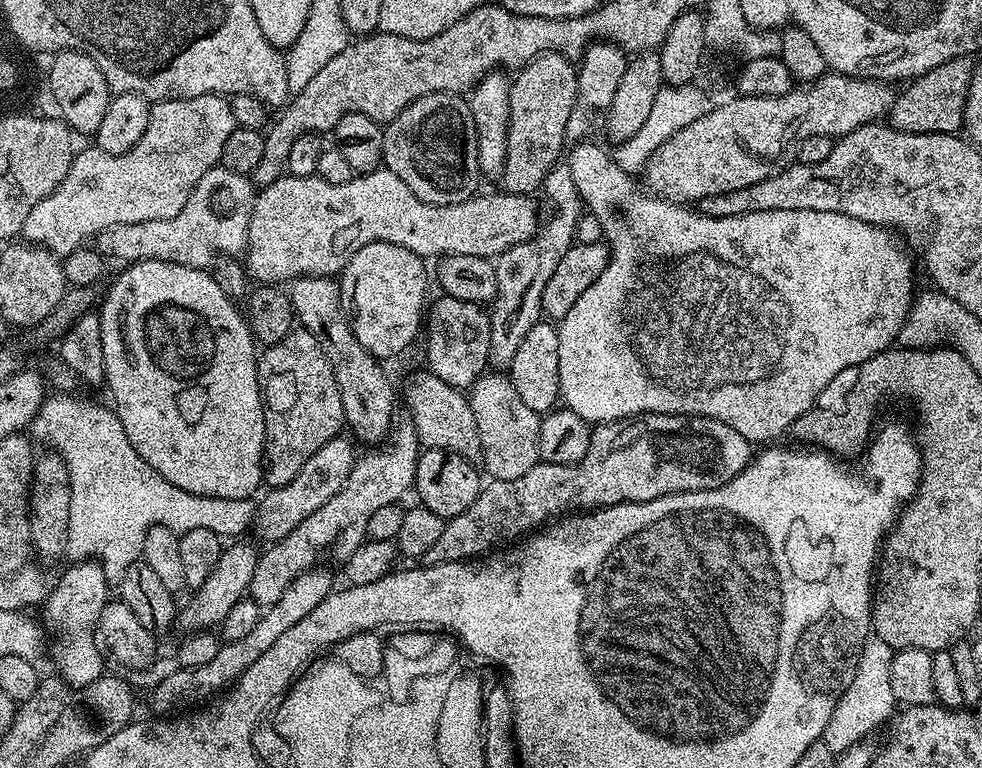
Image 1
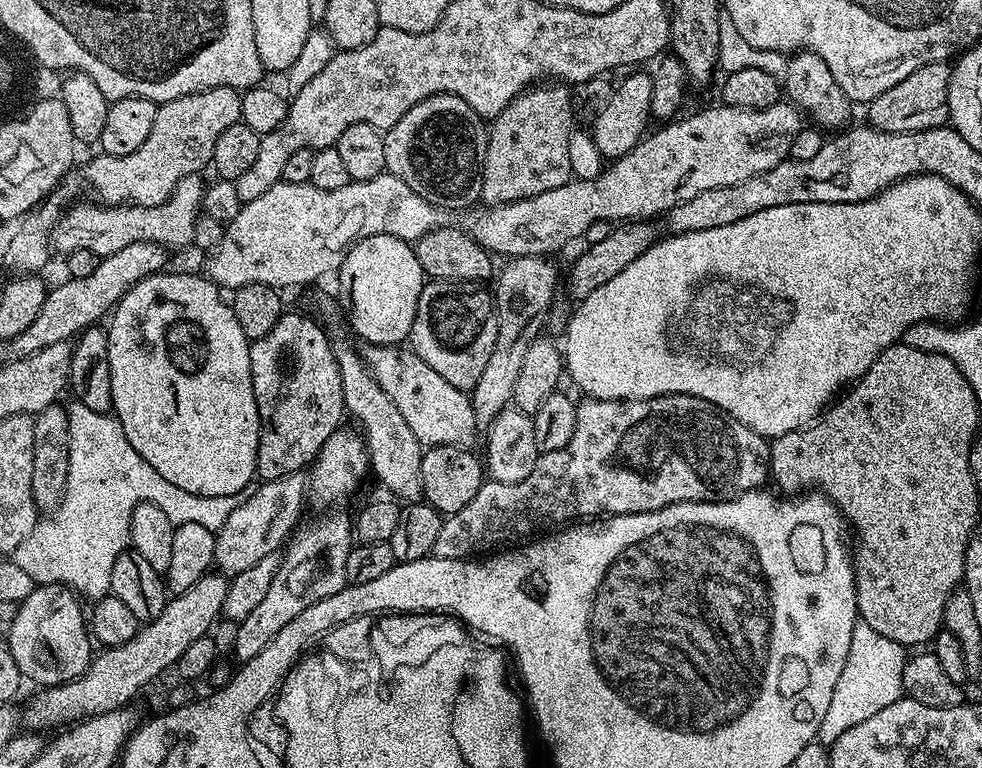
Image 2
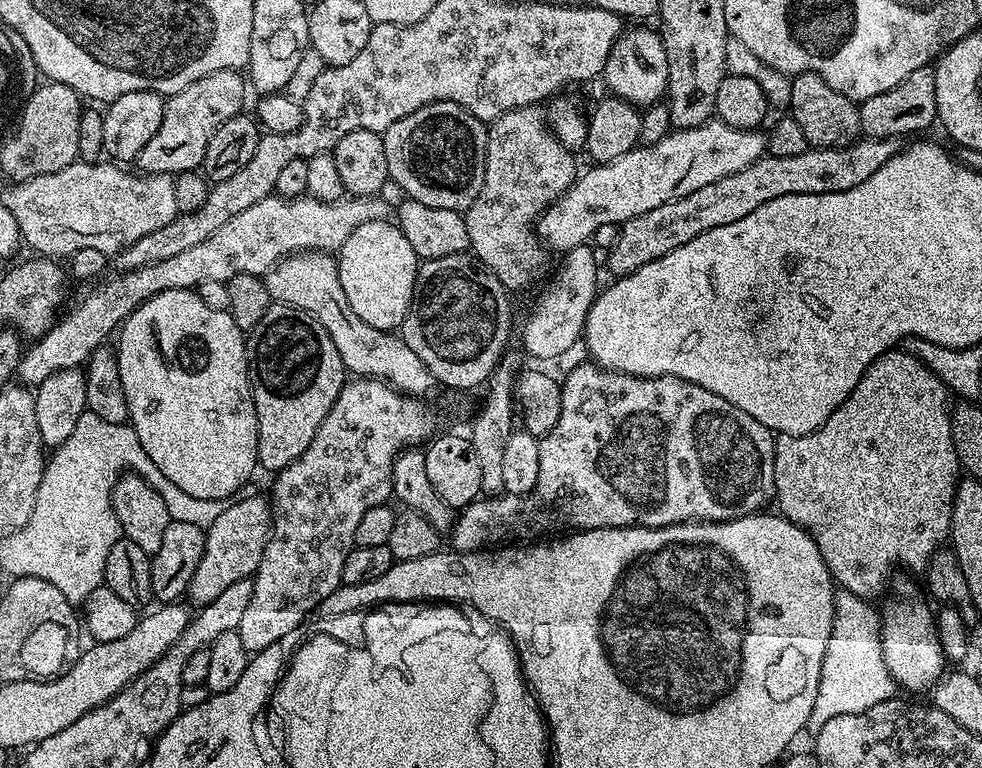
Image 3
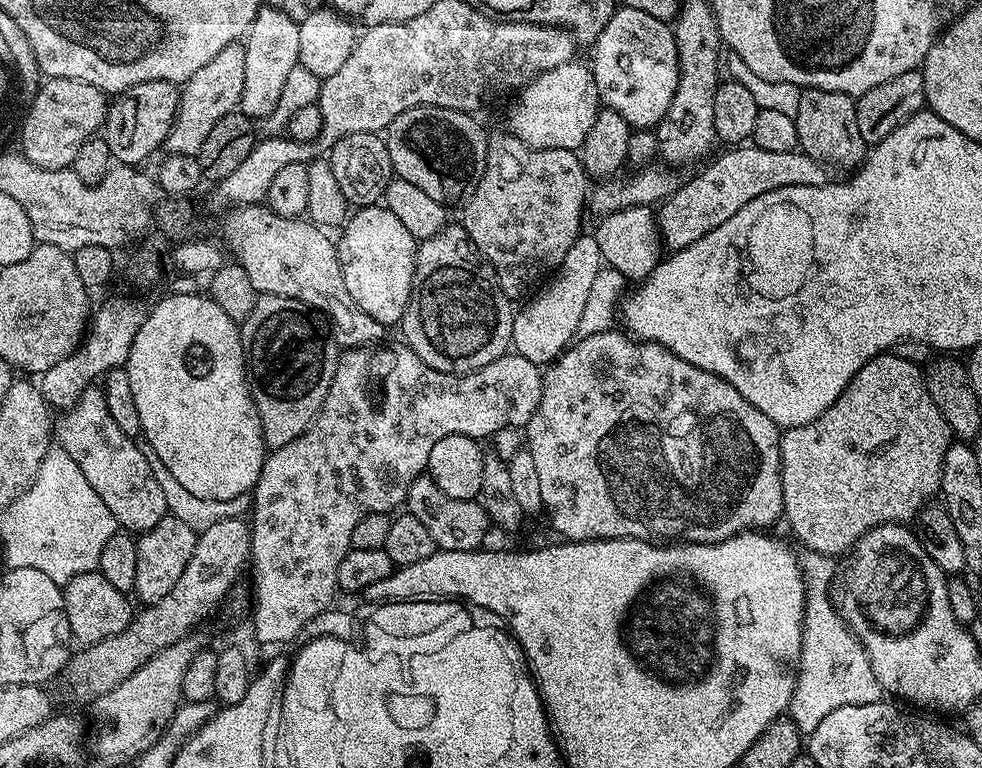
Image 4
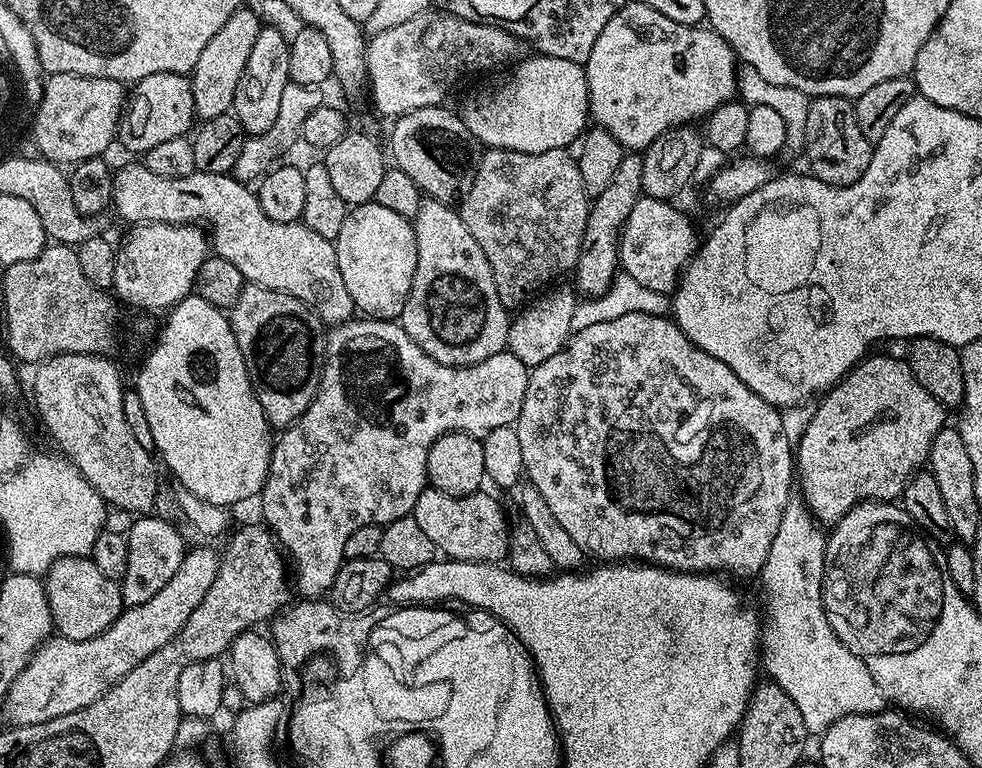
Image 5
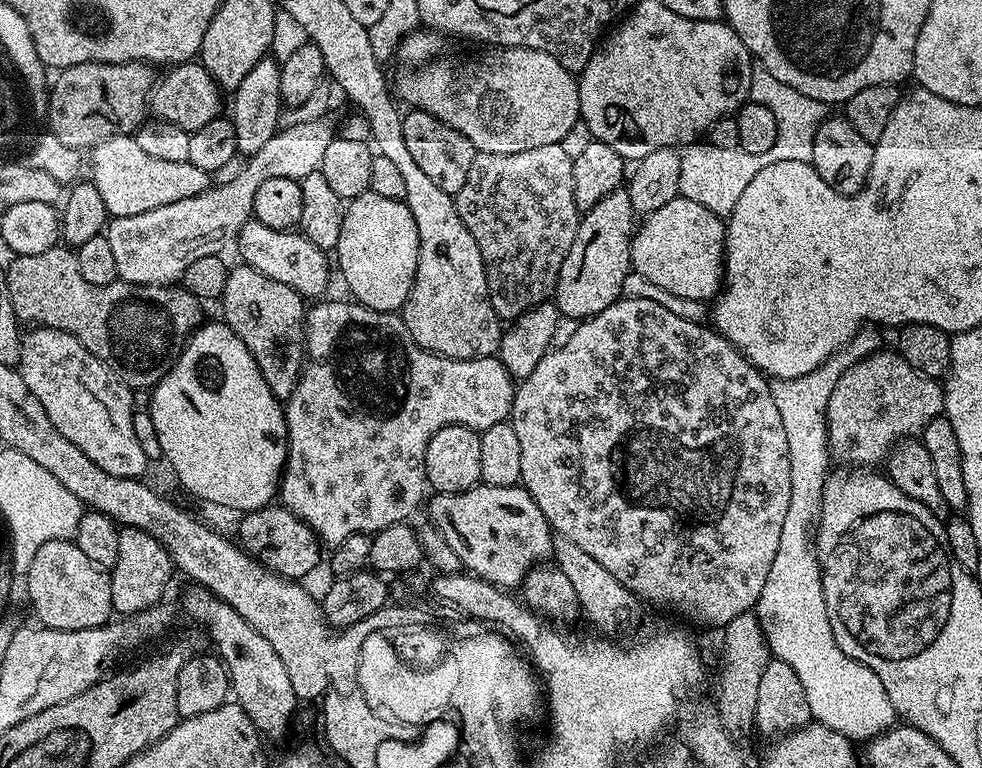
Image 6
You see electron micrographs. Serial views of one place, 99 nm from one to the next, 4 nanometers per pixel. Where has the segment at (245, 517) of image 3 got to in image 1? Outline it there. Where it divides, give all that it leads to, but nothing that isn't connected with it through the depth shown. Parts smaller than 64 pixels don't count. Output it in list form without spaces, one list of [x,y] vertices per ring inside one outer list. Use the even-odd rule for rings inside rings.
[[[341,434],[326,442],[326,446],[322,446],[322,450],[315,452],[306,462],[306,466],[298,470],[294,482],[265,491],[264,501],[261,499],[256,505],[254,521],[254,532],[264,542],[286,538],[286,534],[290,534],[290,530],[294,530],[298,522],[306,522],[306,518],[310,518],[314,510],[322,510],[322,506],[326,506],[326,502],[330,502],[330,498],[334,498],[338,490],[342,490],[346,478],[350,478],[350,470],[358,455],[357,449],[352,449],[353,441],[348,441],[346,436]]]

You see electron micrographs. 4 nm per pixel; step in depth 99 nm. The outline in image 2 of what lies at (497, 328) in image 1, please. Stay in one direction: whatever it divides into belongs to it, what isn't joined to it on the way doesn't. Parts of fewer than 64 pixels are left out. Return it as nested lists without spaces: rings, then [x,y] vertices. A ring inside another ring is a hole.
[[[513,256],[495,277],[494,303],[498,318],[498,338],[494,338],[494,351],[490,358],[486,358],[482,378],[478,378],[478,382],[470,389],[477,425],[492,424],[501,410],[513,403],[514,386],[521,373],[527,348],[541,335],[544,315],[552,304],[552,291],[556,288],[556,268],[552,262],[543,256]]]

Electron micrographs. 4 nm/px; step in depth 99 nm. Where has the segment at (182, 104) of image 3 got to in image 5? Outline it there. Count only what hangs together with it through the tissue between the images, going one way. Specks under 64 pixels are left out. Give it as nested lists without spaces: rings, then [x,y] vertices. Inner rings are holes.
[[[251,7],[239,8],[230,18],[226,18],[226,26],[206,42],[206,50],[202,50],[198,62],[193,66],[190,79],[194,94],[194,110],[201,121],[219,116],[227,116],[232,112],[234,90],[238,90],[238,78],[242,78],[242,70],[246,70],[246,62],[250,58],[250,50],[254,47],[254,38],[258,38],[262,20]]]

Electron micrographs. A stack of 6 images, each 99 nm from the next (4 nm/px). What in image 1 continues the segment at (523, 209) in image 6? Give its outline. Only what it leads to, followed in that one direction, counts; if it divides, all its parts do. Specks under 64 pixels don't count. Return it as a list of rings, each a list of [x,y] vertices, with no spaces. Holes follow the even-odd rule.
[[[546,52],[543,56],[534,57],[511,77],[510,126],[506,138],[503,191],[535,193],[535,188],[536,191],[543,189],[546,174],[561,163],[566,152],[566,122],[570,122],[570,114],[578,103],[577,71],[577,65],[560,52]]]

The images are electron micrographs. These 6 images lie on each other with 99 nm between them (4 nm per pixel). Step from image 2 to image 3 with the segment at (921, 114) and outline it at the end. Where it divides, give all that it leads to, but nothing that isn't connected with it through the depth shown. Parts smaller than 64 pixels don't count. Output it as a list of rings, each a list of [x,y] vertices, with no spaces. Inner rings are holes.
[[[929,66],[906,74],[898,86],[874,94],[874,98],[859,101],[860,130],[870,140],[896,140],[900,136],[912,136],[924,132],[931,124],[937,123],[936,99],[934,98],[935,67]]]

